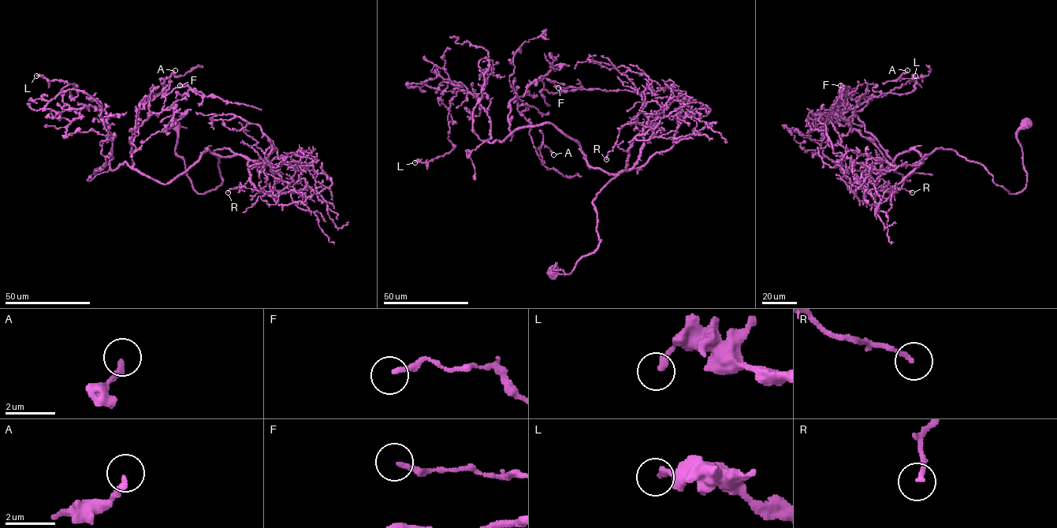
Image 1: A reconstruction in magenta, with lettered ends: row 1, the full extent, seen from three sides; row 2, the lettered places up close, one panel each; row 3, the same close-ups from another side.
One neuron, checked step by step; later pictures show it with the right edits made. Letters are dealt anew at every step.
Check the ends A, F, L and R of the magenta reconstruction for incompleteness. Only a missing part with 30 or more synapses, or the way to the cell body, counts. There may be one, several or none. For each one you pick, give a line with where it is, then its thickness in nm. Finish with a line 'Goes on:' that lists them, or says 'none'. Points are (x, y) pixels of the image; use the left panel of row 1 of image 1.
Goes on: none

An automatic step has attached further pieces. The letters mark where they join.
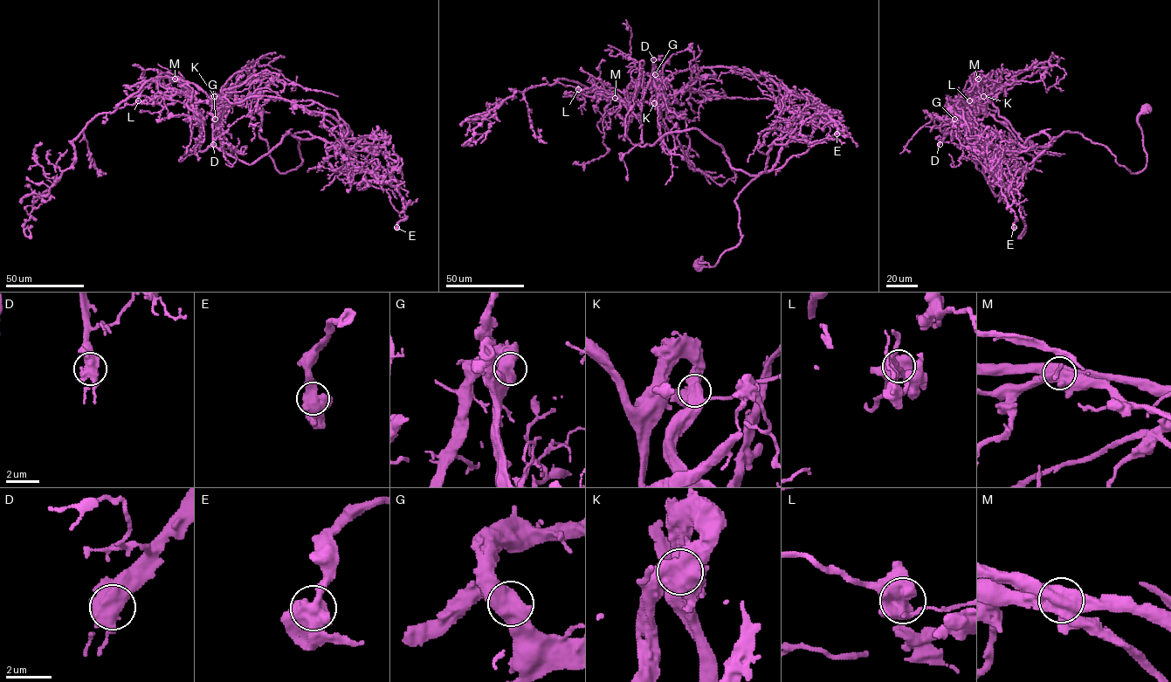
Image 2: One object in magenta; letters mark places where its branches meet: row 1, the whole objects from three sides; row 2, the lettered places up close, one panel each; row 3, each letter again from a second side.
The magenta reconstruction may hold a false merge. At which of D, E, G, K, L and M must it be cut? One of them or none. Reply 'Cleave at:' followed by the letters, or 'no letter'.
Cleave at: M

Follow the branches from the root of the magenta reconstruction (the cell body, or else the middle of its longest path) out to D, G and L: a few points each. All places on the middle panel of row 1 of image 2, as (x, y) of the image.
D: (699, 265), (713, 266), (739, 244), (735, 198), (755, 177), (697, 128), (661, 139), (653, 59)
G: (699, 265), (713, 266), (739, 244), (735, 198), (755, 177), (697, 128), (661, 139), (655, 73)
L: (699, 265), (739, 244), (735, 198), (755, 177), (697, 128), (641, 147), (618, 94), (578, 89)

